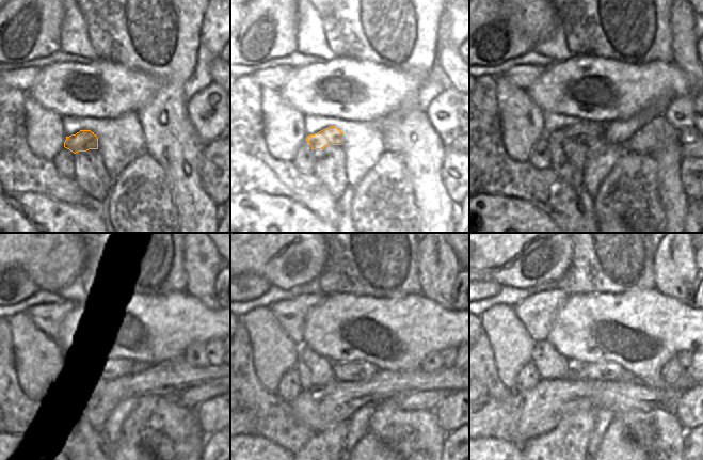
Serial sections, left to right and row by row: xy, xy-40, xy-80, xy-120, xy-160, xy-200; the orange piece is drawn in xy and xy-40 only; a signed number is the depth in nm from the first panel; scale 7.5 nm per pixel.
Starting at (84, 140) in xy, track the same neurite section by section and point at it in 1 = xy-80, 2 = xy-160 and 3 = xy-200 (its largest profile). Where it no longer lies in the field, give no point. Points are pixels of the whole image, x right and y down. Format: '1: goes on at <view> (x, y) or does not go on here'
1: goes on at xy-80 (587, 132)
2: goes on at xy-160 (360, 369)
3: goes on at xy-200 (605, 371)

